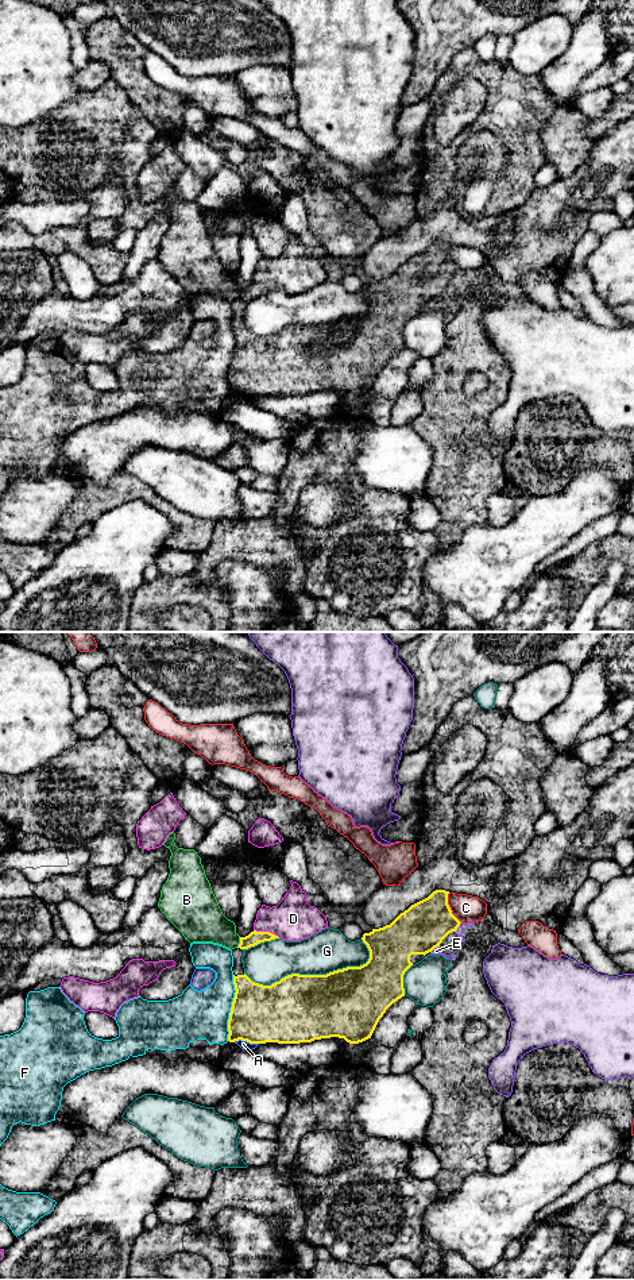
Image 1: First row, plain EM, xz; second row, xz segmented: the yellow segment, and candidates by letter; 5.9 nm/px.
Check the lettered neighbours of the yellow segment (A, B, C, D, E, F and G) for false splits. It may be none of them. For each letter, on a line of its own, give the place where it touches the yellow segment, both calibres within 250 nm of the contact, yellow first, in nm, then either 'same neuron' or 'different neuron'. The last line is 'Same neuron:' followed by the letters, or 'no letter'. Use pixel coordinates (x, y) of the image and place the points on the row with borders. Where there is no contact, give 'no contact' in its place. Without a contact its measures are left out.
A: xz (246, 1040) | 340/50 nm | different neuron
B: xz (240, 943) | 80/240 nm | different neuron
C: xz (449, 908) | 280/160 nm | different neuron
D: xz (267, 932) | 80/260 nm | different neuron
E: xz (435, 947) | 280/50 nm | different neuron
F: xz (231, 1007) | 340/300 nm | different neuron
G: xz (310, 975) | 400/260 nm | different neuron
Same neuron: no letter

